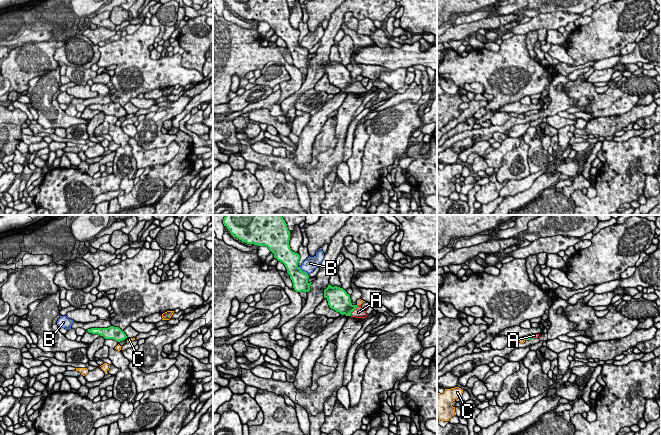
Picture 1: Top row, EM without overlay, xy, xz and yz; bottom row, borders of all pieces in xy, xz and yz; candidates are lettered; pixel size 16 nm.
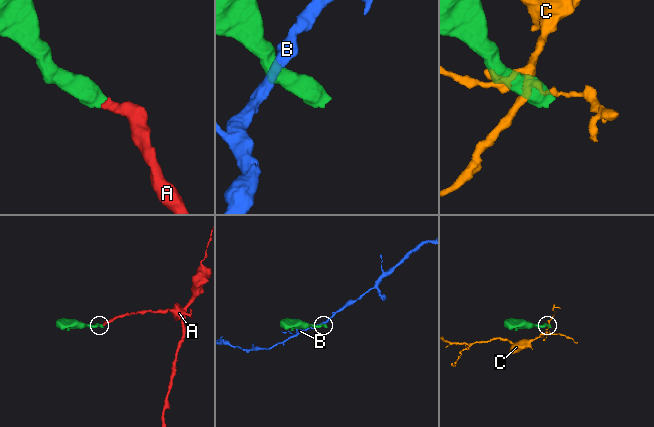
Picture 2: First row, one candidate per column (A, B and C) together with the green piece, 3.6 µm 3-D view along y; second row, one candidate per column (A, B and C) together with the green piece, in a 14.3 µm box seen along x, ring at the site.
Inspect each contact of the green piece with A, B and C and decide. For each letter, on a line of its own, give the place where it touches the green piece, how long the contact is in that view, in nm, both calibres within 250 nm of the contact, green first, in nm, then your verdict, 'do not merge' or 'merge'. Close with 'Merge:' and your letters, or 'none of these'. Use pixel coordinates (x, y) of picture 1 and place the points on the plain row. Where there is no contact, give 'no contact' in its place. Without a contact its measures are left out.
A: xz (354, 85) | 220 nm | 320/160 nm | merge
B: xz (302, 47) | 190 nm | 260/200 nm | do not merge
C: yz (524, 114) | 60 nm | 90/90 nm | do not merge
Merge: A

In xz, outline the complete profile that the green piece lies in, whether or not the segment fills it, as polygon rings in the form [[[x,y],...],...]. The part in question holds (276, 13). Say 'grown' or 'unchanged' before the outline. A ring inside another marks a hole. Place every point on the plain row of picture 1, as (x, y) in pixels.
unchanged | [[[224,0],[233,13],[247,20],[266,22],[282,38],[296,68],[309,68],[312,58],[298,42],[300,31],[291,26],[287,0]]]

